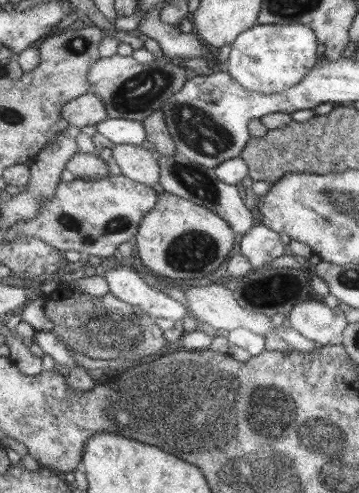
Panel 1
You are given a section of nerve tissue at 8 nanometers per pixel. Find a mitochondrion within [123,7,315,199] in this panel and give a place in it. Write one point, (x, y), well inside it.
(194, 128)

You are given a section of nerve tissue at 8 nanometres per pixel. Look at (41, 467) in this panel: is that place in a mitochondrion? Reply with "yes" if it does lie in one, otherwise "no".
no

